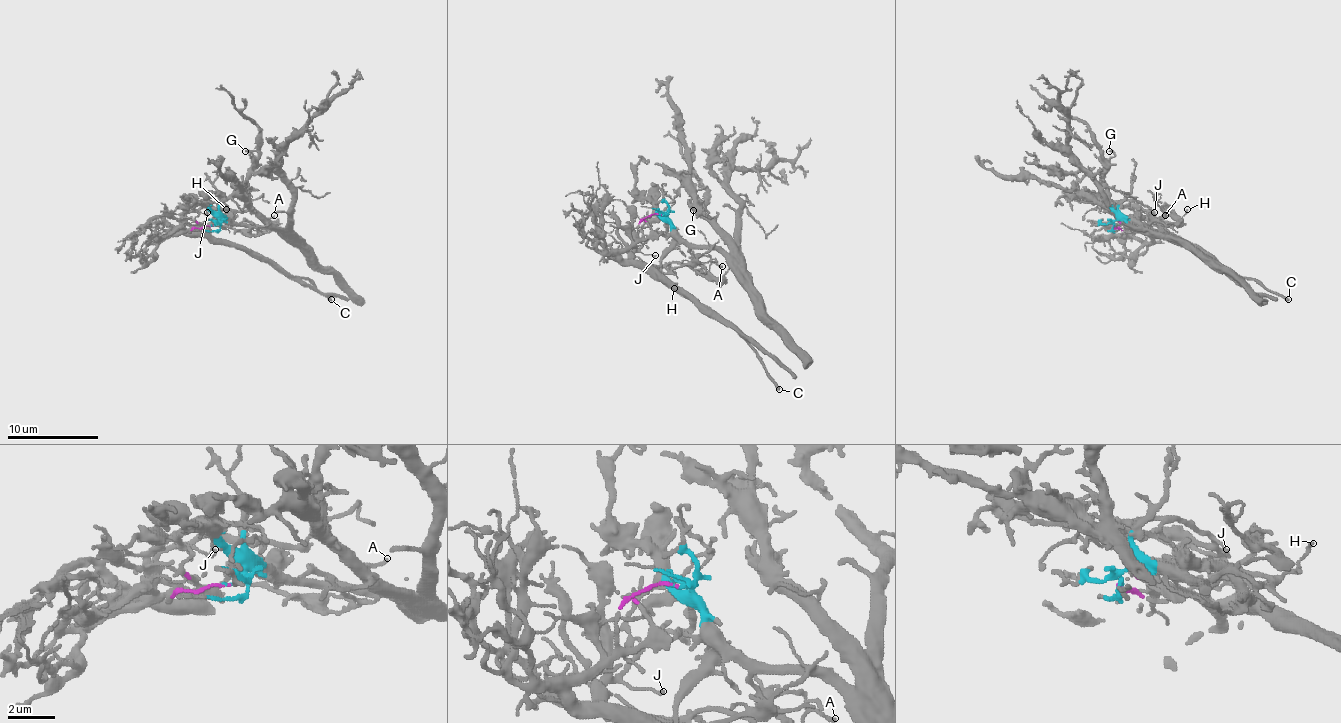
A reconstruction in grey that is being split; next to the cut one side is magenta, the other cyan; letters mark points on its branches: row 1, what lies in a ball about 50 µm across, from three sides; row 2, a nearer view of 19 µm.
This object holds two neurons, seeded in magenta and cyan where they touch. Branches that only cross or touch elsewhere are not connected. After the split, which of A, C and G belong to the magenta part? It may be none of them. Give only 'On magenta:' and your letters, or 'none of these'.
On magenta: A, C

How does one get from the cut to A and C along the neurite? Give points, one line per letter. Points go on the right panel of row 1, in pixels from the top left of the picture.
A: (1113, 226), (1151, 233), (1158, 228), (1158, 217), (1165, 208), (1161, 210), (1172, 212), (1165, 215)
C: (1113, 226), (1124, 231), (1163, 233), (1209, 256), (1229, 274), (1248, 276), (1289, 299)

